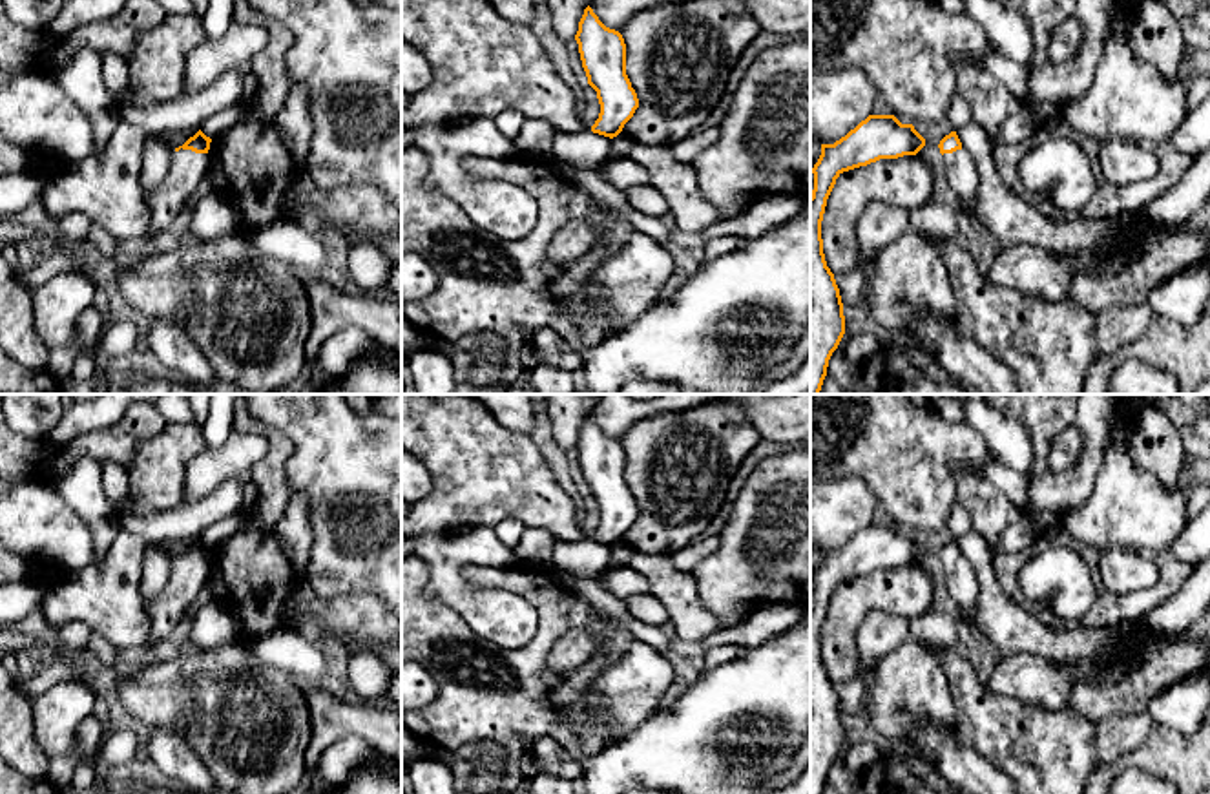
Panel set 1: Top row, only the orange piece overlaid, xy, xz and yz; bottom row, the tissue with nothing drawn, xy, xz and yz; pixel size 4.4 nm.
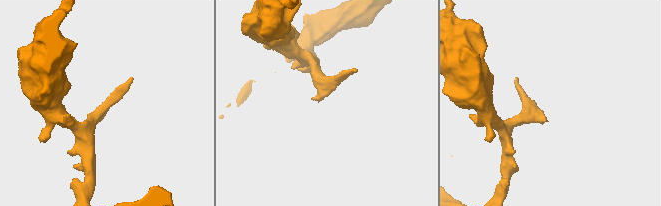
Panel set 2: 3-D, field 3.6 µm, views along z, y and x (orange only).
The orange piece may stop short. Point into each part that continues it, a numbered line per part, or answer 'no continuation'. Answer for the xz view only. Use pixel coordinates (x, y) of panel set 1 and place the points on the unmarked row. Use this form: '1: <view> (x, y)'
no continuation

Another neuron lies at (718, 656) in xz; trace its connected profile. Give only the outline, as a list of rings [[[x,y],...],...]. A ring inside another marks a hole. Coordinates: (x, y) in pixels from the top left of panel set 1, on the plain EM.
[[[721,644],[708,648],[704,653],[704,664],[701,672],[708,672],[712,668],[723,666],[726,661],[735,659],[741,653],[741,646],[737,644]]]

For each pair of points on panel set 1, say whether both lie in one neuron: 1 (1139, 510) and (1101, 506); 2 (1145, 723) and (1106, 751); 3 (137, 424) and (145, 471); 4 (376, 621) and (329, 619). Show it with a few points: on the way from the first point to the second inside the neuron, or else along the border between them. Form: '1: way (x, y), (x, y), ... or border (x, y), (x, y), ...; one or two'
1: way (1130, 510), (1110, 510); one
2: way (1137, 734), (1128, 743), (1117, 747); one
3: border (166, 422), (137, 446), (126, 470); two
4: way (365, 621), (340, 619); one

